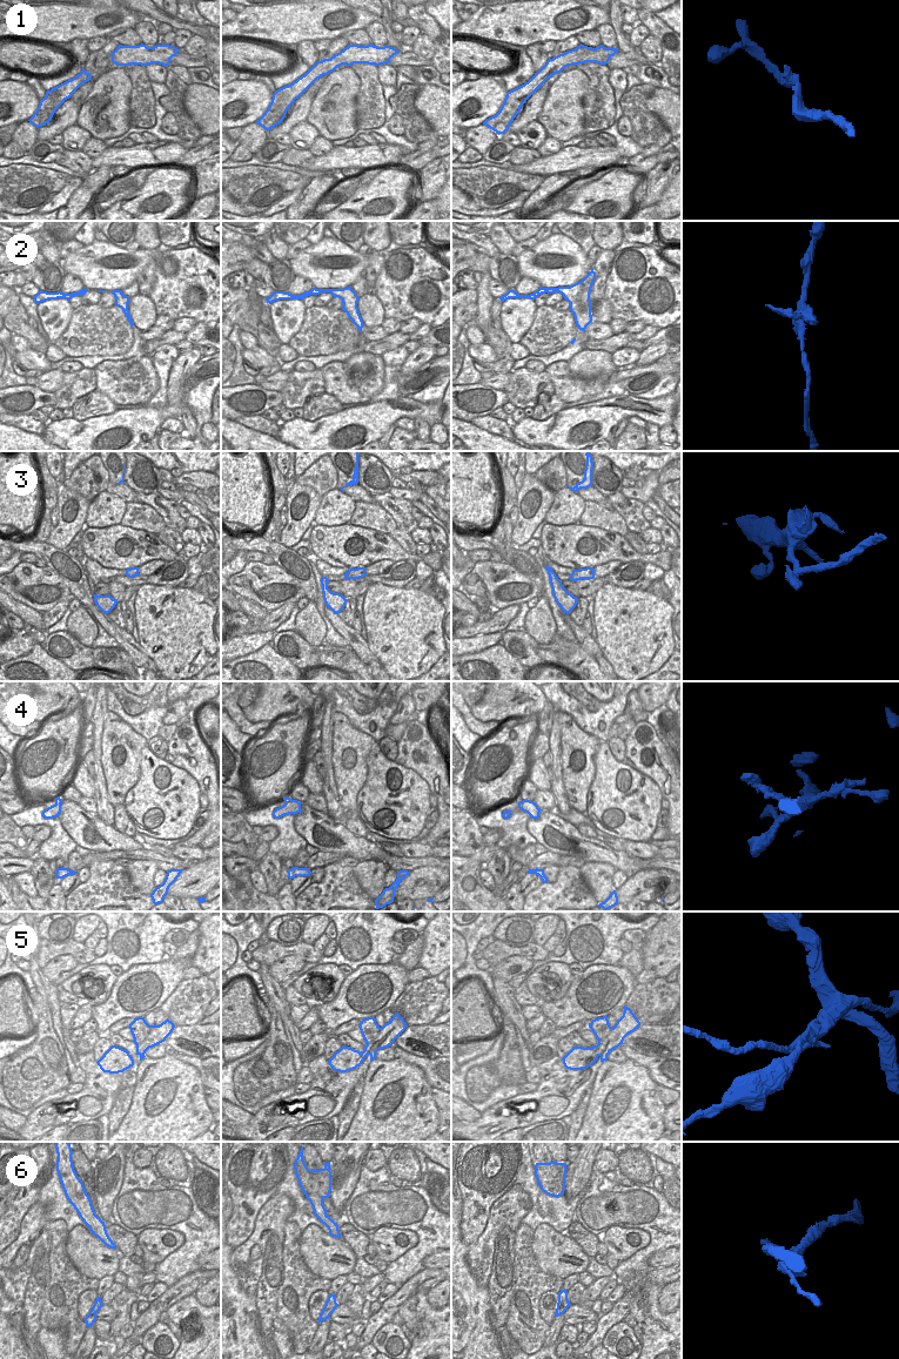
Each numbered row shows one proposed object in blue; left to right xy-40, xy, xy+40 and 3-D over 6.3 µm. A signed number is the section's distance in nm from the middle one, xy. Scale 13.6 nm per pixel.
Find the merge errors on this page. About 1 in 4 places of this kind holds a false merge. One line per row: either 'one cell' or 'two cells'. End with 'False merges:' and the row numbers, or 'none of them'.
1: one cell
2: one cell
3: two cells
4: one cell
5: two cells
6: two cells
False merges: 3, 5, 6

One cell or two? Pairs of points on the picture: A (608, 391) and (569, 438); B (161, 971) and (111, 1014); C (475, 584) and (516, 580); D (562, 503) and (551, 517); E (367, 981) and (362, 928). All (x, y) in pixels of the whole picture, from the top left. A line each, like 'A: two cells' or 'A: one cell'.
A: two cells
B: one cell
C: one cell
D: one cell
E: two cells

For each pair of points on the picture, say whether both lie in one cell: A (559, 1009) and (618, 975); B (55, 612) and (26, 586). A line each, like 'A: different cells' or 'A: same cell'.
A: same cell
B: different cells

